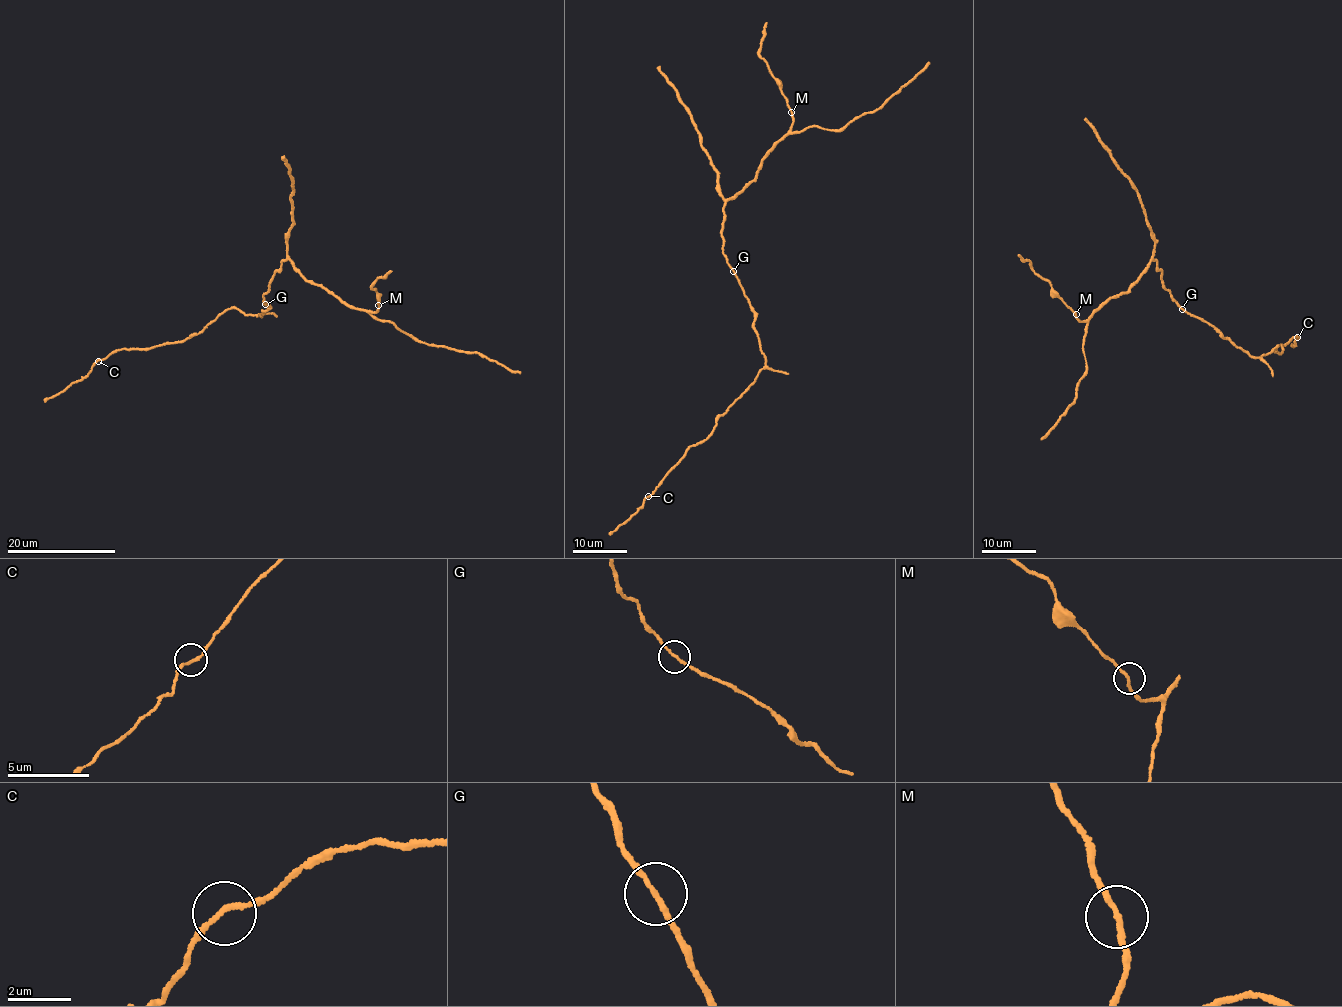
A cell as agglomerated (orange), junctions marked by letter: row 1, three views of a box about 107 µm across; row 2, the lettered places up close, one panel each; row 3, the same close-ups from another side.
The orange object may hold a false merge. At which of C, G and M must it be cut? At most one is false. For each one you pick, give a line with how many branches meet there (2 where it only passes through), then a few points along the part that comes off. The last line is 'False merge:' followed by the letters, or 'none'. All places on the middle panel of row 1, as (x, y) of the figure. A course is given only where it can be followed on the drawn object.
False merge: none

